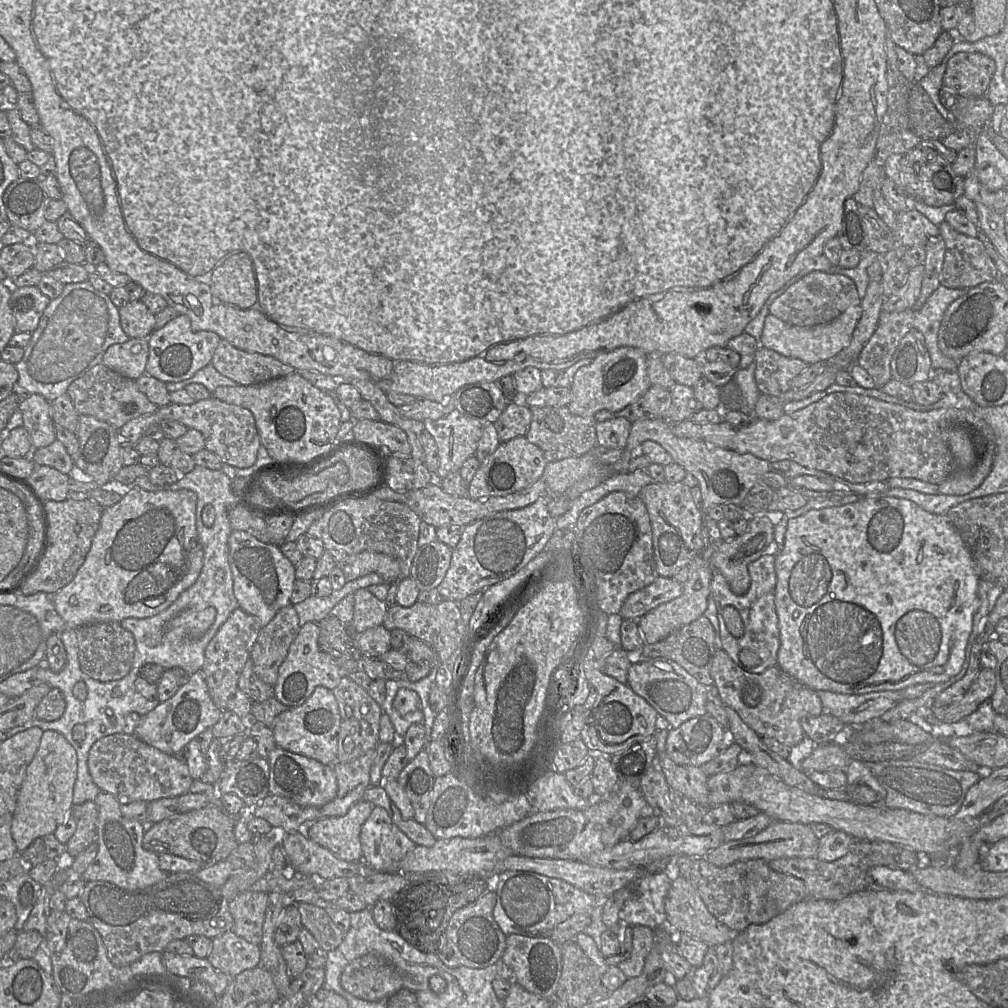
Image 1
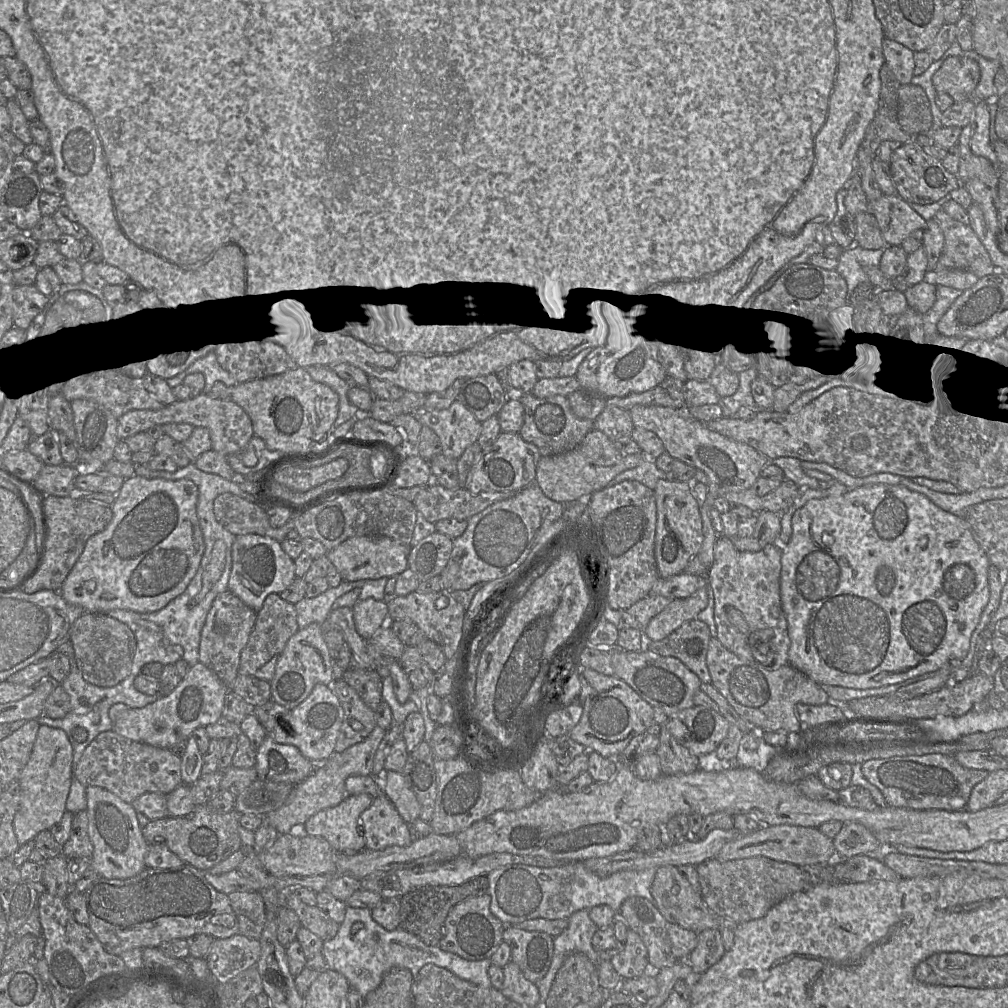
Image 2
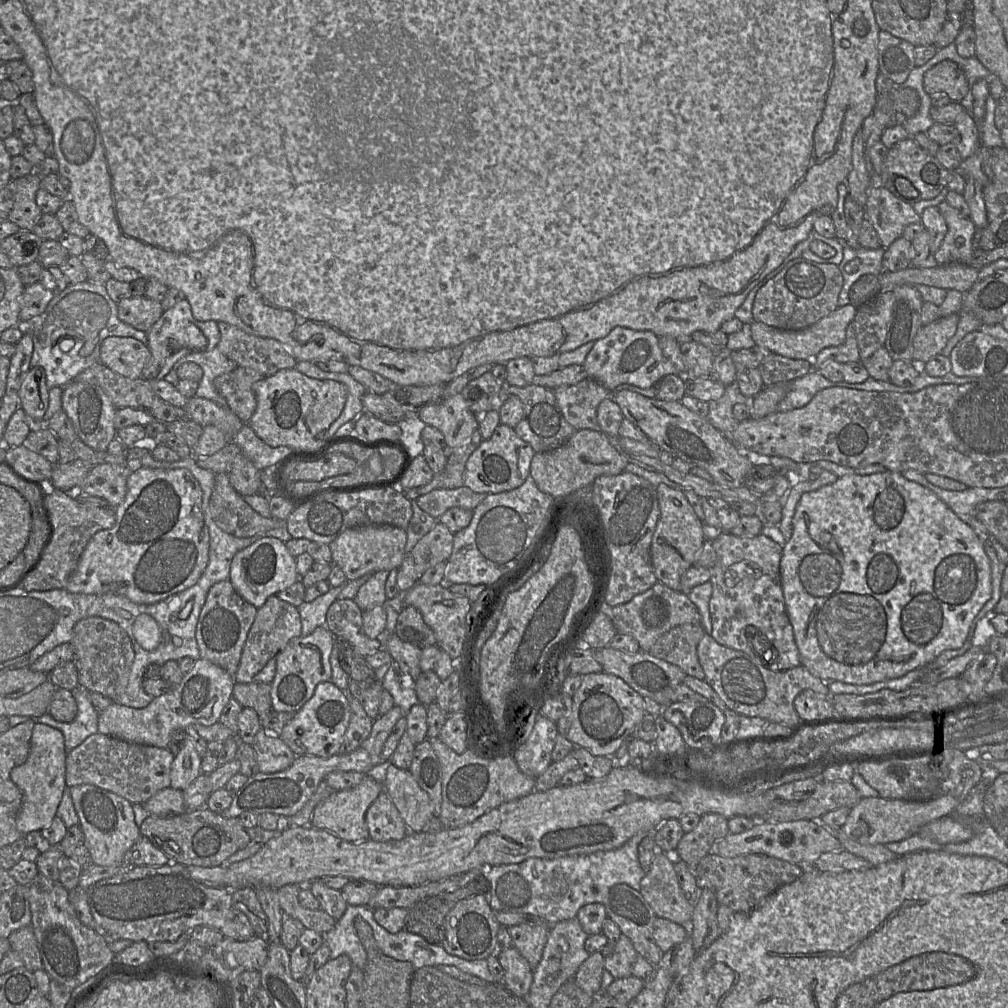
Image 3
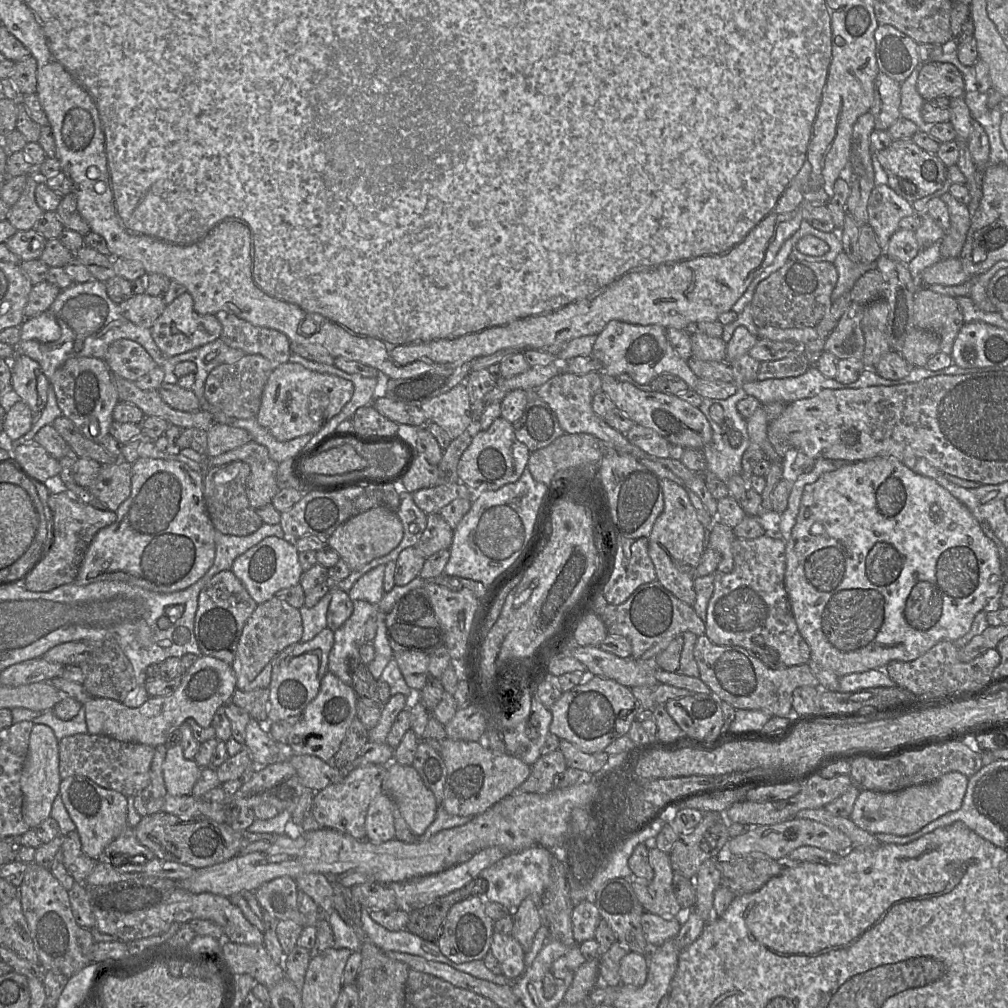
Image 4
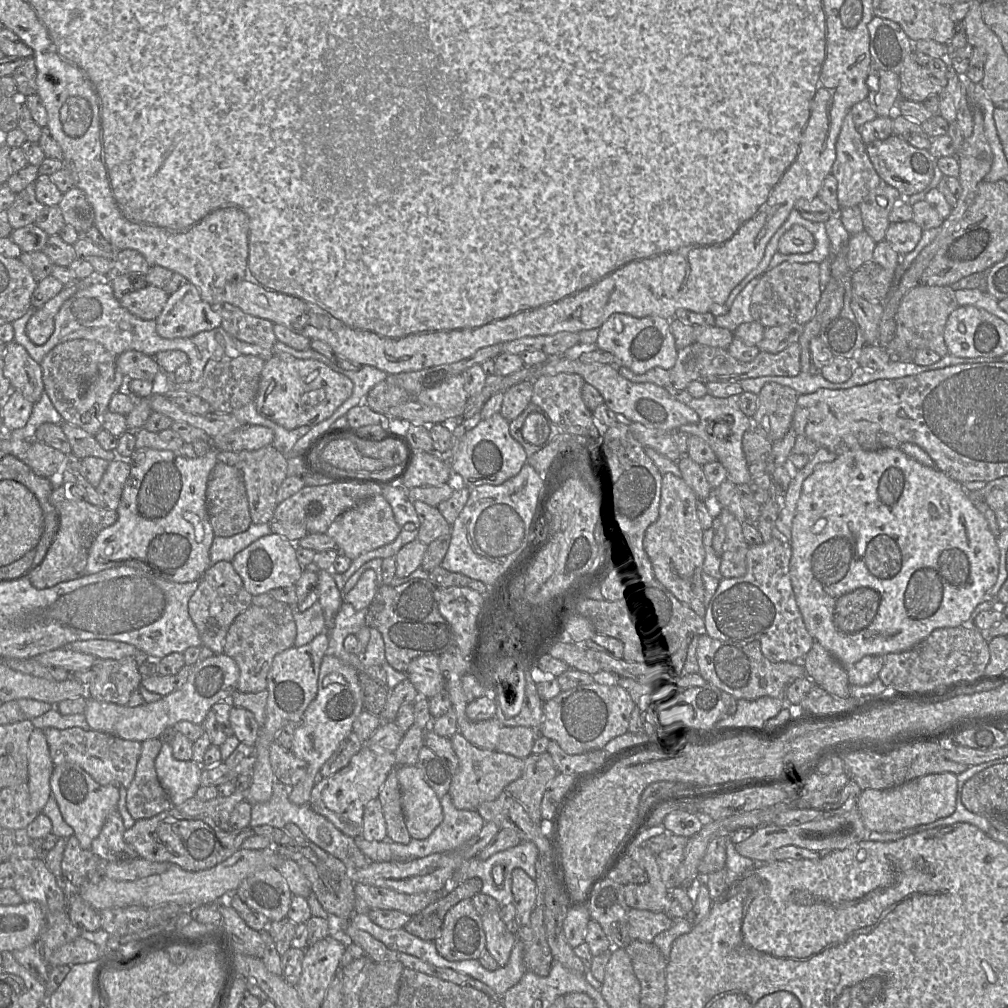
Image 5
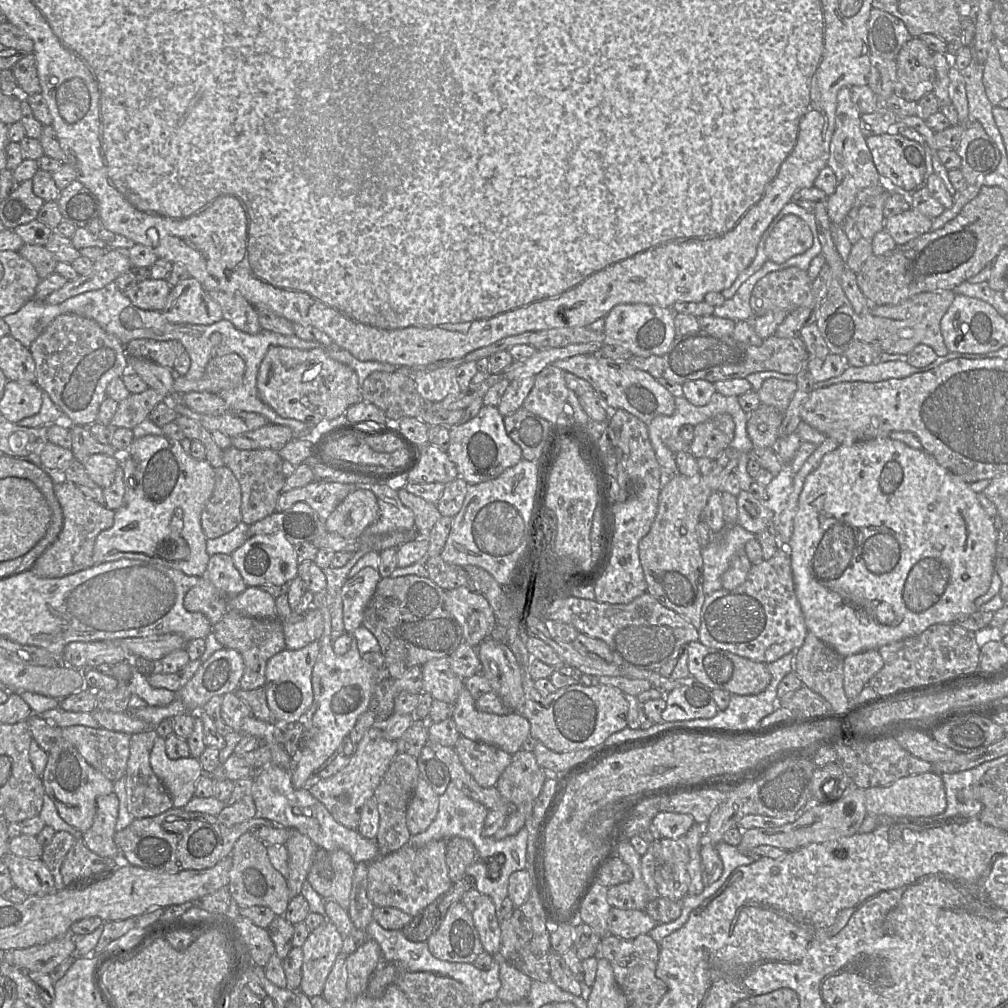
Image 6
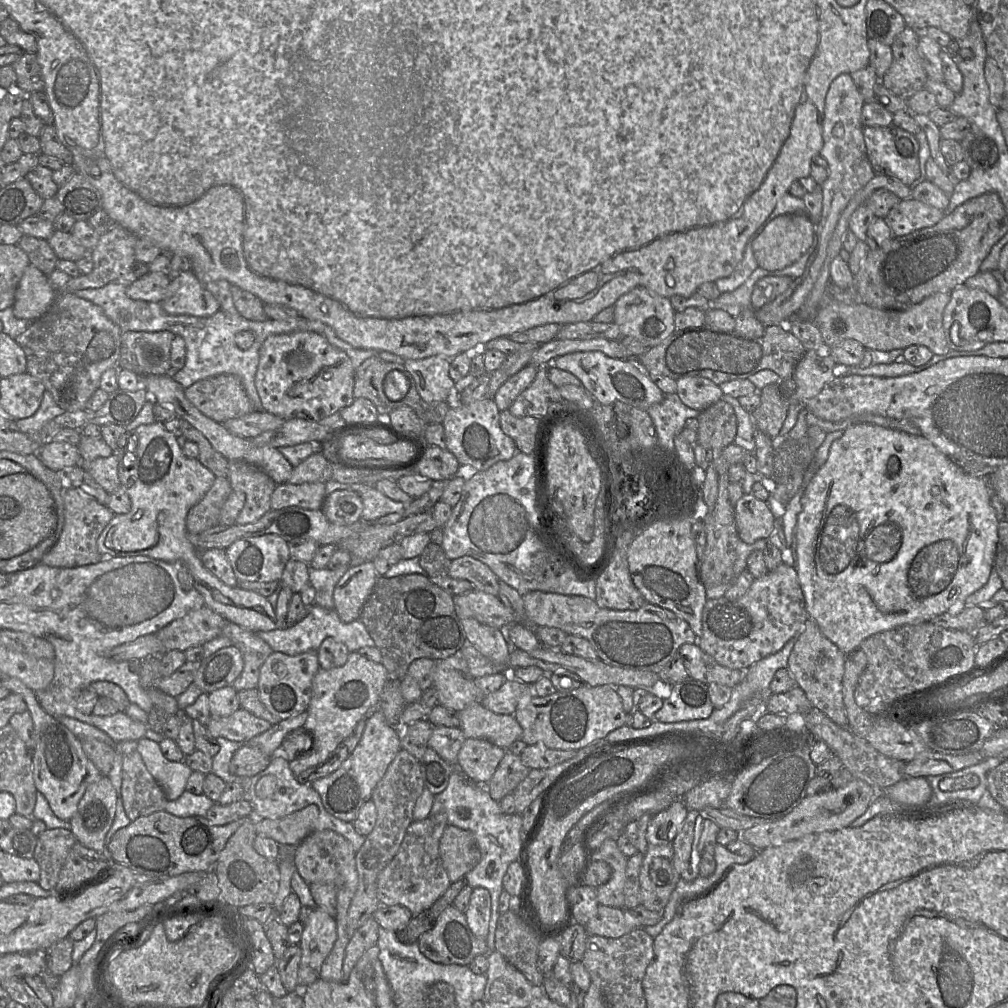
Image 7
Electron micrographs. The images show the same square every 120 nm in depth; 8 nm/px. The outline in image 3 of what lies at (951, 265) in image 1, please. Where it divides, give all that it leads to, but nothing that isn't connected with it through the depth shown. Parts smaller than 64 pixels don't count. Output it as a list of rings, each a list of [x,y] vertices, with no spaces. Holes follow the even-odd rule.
[[[946,200],[939,204],[939,210],[947,224],[947,233],[934,254],[938,265],[961,263],[973,266],[972,240],[977,227],[969,216],[964,216]]]

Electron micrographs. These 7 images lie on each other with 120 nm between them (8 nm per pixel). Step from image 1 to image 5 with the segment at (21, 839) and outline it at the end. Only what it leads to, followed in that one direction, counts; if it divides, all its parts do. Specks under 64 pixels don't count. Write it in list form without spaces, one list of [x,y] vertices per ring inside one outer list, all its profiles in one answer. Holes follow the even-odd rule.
[[[35,728],[28,746],[28,785],[32,806],[38,813],[52,795],[50,778],[54,768],[44,731]]]

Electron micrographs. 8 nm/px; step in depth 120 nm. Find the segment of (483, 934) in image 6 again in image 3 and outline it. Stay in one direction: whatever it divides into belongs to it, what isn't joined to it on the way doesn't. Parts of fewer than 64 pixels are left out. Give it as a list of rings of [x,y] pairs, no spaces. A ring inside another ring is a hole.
[[[514,948],[500,951],[496,956],[504,970],[503,986],[513,995],[524,998],[533,982],[533,969]]]

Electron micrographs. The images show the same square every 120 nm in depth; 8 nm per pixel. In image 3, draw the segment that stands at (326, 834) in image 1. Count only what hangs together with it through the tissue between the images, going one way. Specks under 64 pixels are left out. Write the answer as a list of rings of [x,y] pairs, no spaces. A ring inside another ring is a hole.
[[[366,775],[356,787],[348,790],[334,791],[329,797],[321,801],[312,813],[310,826],[330,831],[348,842],[366,841],[370,839],[365,822],[366,811],[382,791],[384,791],[383,784],[374,777]]]

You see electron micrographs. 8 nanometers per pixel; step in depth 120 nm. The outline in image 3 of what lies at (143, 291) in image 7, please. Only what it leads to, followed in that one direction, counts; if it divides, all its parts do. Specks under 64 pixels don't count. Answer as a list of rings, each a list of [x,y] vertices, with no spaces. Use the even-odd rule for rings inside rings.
[[[146,296],[121,300],[117,307],[121,321],[143,332],[148,332],[164,312],[159,301]]]

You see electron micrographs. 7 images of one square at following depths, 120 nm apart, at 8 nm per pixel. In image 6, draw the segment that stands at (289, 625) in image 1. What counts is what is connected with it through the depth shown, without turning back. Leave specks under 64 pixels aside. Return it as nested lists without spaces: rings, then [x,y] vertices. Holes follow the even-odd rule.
[[[227,612],[212,625],[211,633],[224,648],[234,649],[242,656],[244,672],[239,683],[239,689],[242,690],[263,688],[268,660],[286,649],[283,624],[278,618],[254,618],[237,612]]]

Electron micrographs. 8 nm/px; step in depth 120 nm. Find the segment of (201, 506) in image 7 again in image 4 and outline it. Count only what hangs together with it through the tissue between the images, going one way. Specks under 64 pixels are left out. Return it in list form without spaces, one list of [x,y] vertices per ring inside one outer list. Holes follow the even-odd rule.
[[[204,459],[203,499],[213,527],[226,535],[247,536],[254,533],[264,523],[248,501],[246,483],[250,468],[244,462],[230,462],[214,467],[206,467]]]

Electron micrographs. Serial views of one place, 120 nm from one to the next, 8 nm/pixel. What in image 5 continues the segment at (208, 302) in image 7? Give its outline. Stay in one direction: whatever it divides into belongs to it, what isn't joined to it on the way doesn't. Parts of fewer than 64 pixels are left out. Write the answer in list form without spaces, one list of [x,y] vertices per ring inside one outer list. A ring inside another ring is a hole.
[[[188,282],[169,295],[155,321],[157,333],[163,338],[173,339],[220,327],[222,318],[201,298],[199,289]]]

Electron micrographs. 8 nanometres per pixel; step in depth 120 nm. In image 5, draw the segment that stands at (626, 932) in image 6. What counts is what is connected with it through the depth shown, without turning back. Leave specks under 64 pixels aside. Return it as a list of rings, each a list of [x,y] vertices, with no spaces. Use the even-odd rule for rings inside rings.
[[[630,908],[627,916],[628,933],[632,940],[653,943],[656,935],[671,928],[675,920],[666,913]]]

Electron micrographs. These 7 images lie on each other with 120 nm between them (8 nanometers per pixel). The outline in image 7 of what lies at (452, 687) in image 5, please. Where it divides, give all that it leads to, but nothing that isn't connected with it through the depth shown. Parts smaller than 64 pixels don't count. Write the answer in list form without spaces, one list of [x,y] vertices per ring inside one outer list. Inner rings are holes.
[[[474,702],[459,711],[460,729],[466,738],[486,739],[493,744],[507,749],[513,742],[521,740],[523,729],[514,715],[497,714],[485,708],[481,702]]]

